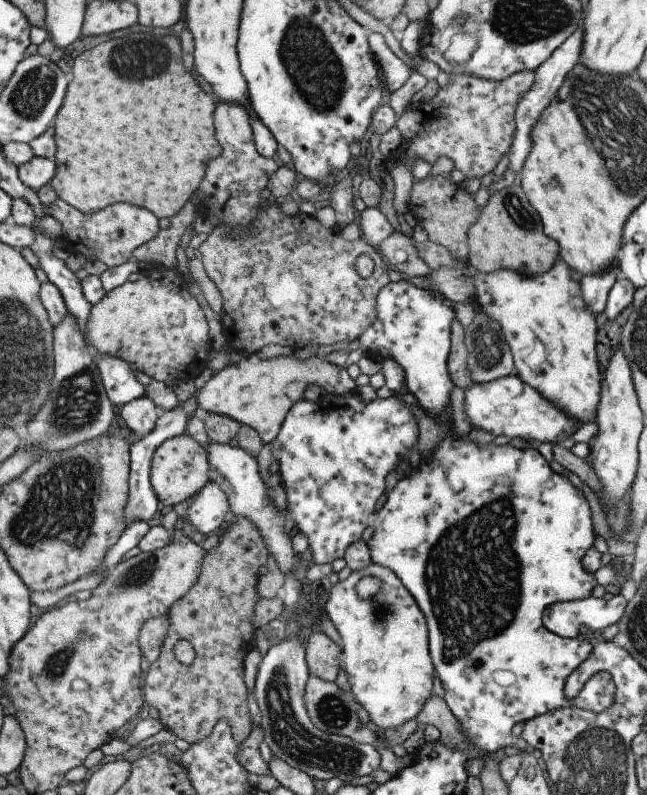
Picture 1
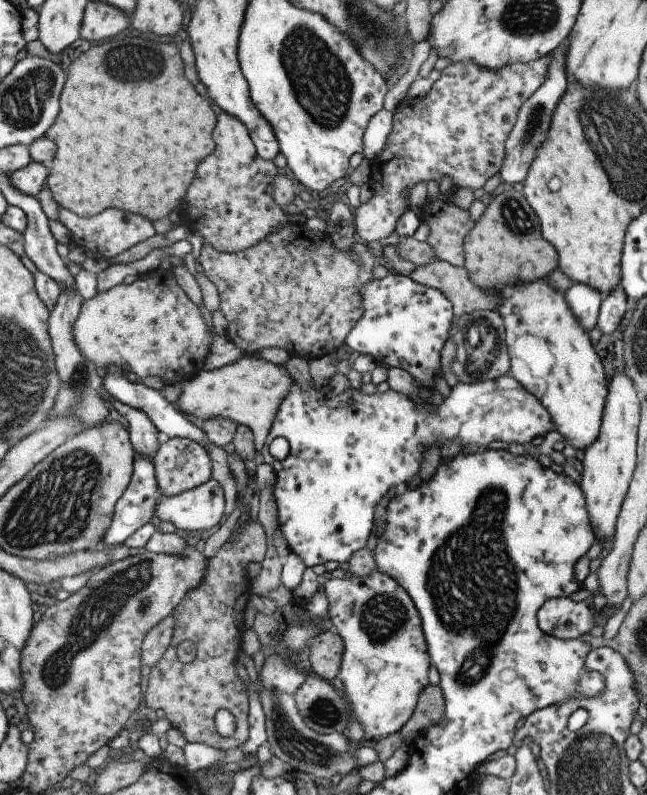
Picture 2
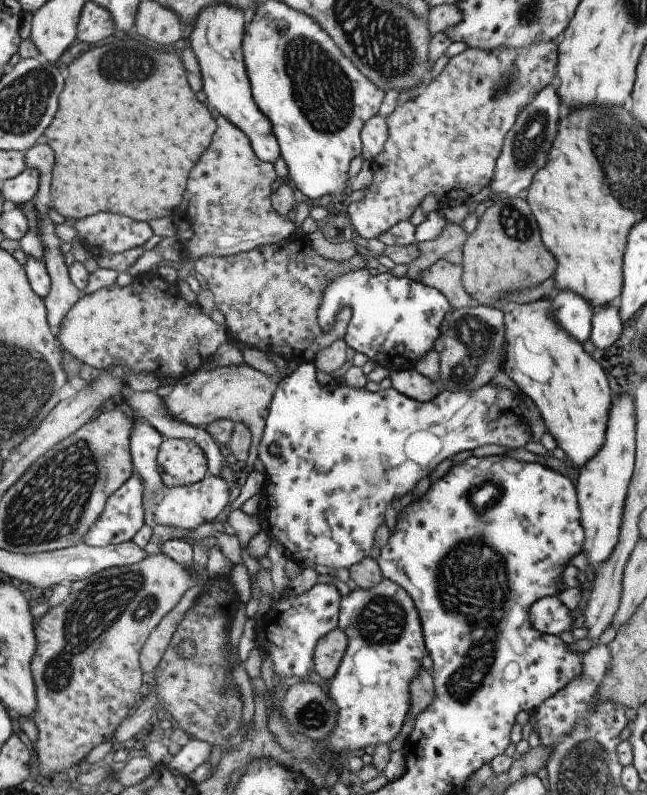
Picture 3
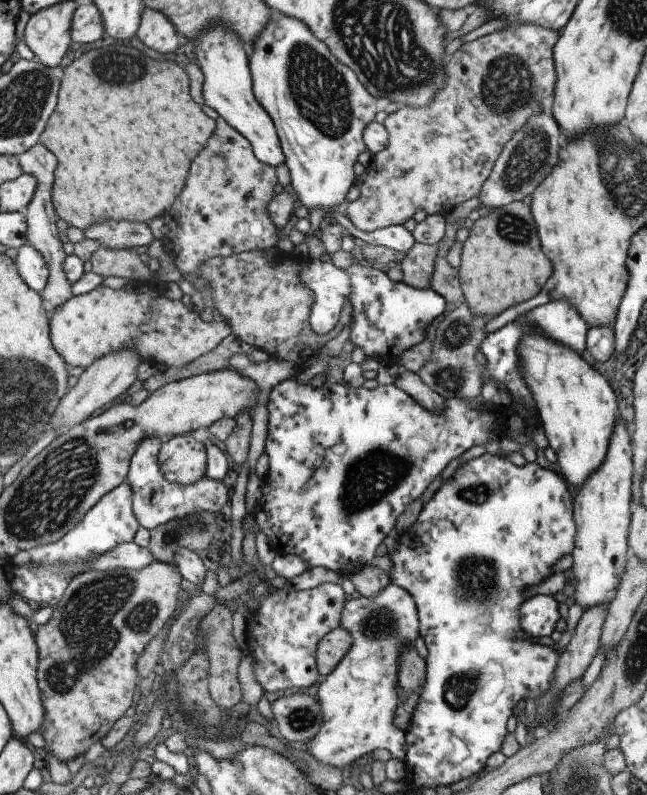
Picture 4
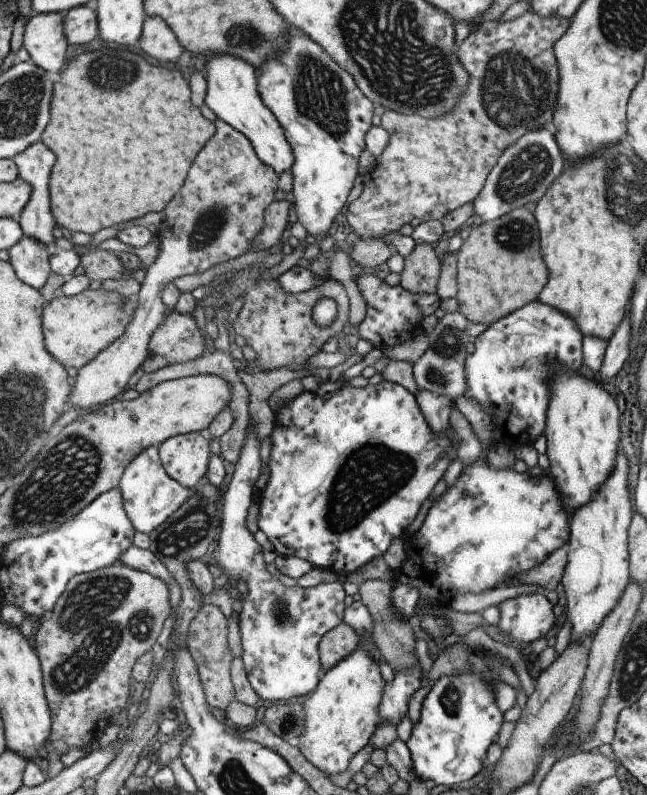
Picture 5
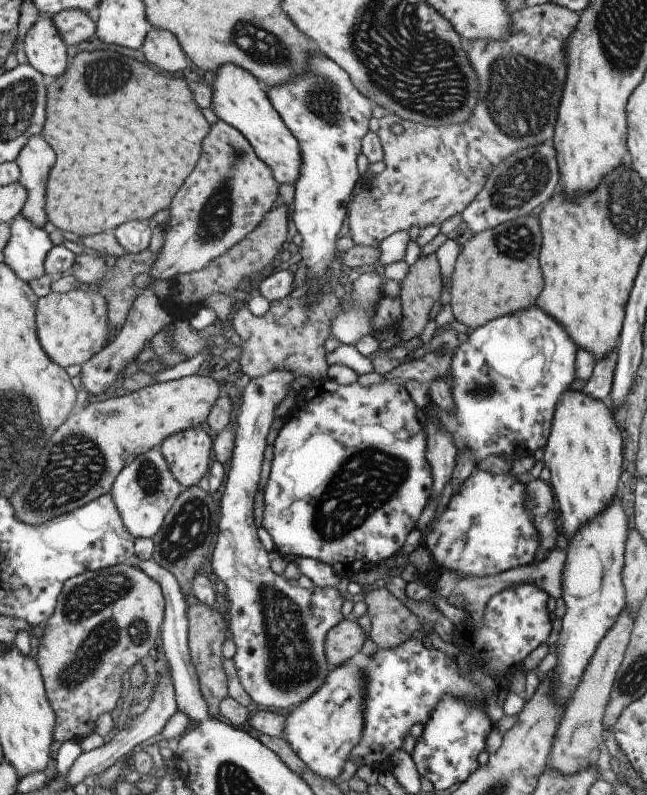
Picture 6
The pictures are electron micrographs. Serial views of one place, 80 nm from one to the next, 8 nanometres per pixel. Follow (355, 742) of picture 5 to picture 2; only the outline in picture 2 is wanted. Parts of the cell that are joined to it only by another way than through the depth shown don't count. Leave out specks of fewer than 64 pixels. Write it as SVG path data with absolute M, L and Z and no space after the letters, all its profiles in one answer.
M371 571L365 578L329 579L323 586L328 602L328 618L332 631L342 640L342 657L337 678L351 702L351 708L364 730L367 741L379 740L390 735L407 722L415 708L417 697L429 683L430 656L427 652L421 619L410 596L388 574Z

